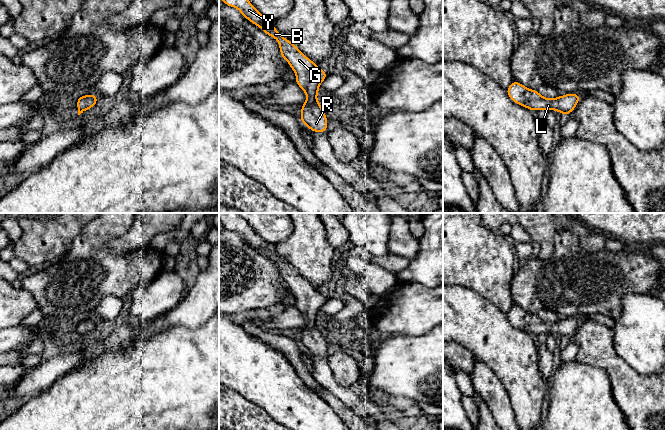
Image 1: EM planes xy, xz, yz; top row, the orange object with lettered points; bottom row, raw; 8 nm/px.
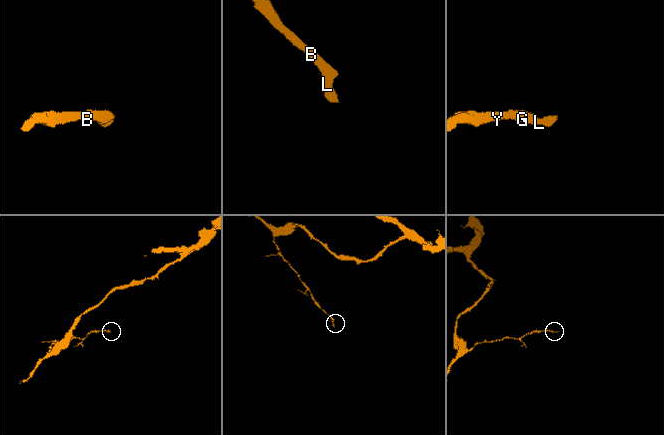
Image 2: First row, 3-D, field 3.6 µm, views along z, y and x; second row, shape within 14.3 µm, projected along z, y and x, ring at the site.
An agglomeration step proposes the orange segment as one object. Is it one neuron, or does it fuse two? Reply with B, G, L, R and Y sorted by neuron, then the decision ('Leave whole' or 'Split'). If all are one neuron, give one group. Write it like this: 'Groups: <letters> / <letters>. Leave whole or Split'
Groups: B G L R Y. Leave whole

